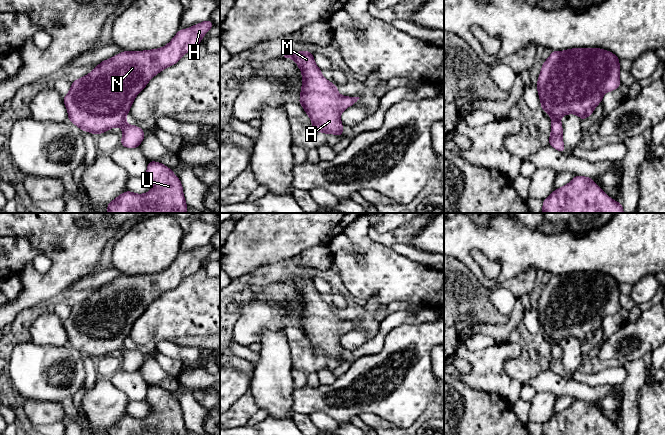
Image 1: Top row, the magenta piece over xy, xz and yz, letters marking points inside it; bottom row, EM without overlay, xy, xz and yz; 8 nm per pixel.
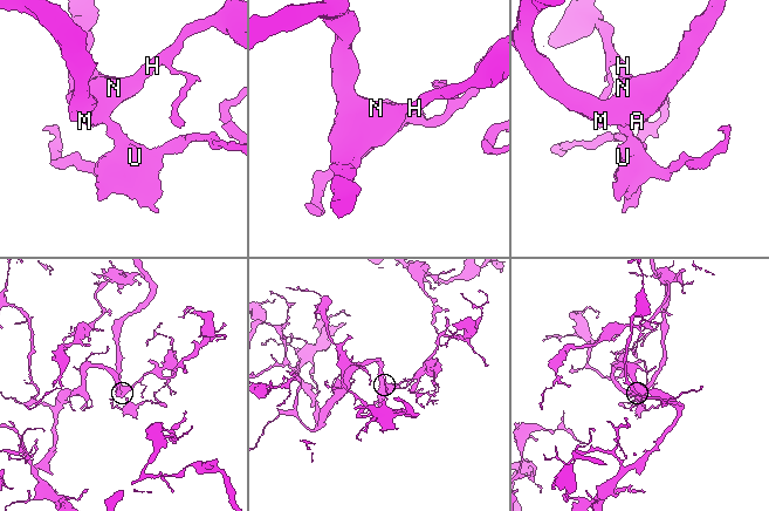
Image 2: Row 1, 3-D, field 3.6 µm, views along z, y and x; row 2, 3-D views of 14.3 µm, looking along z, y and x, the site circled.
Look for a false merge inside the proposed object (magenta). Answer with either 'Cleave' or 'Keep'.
Keep

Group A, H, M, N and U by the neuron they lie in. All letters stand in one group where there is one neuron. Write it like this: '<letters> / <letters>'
A H M N U

